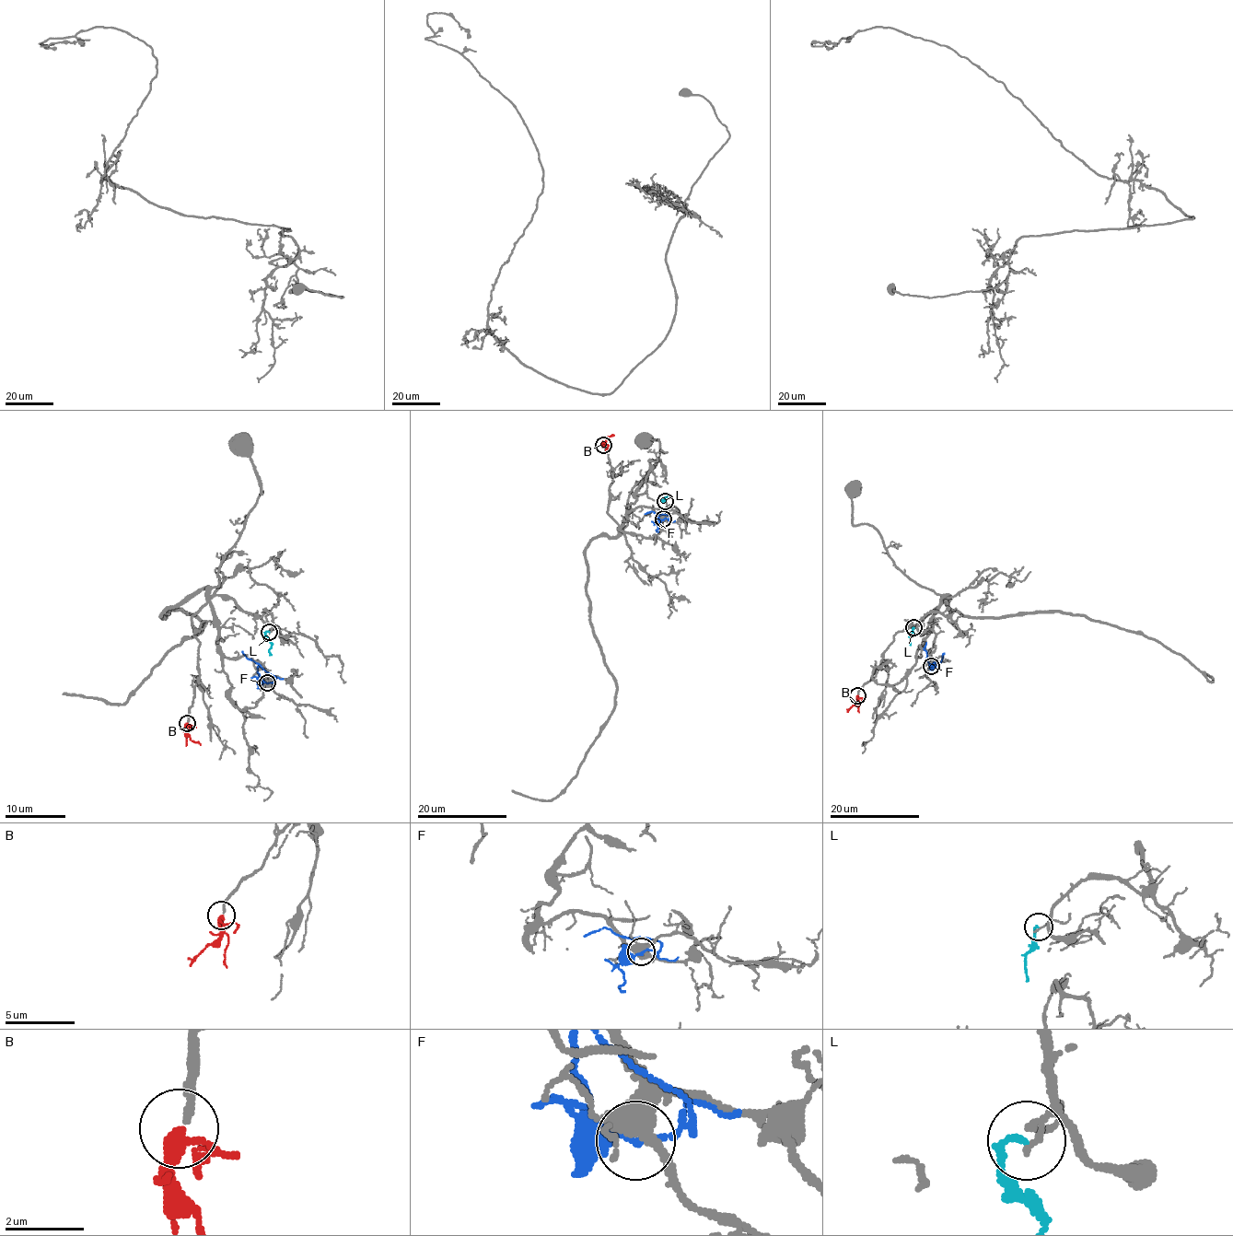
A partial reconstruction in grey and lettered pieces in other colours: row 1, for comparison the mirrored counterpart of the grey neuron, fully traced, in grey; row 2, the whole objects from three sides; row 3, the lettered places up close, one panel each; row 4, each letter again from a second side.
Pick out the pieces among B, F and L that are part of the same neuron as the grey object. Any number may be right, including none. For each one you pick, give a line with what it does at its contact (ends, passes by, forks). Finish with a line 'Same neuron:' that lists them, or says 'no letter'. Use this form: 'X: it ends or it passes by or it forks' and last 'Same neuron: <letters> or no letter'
B: it passes by
Same neuron: B

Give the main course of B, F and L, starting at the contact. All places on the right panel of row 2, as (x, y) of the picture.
B: (857, 695), (856, 703), (847, 711)
F: (932, 665), (924, 648), (925, 642)
L: (913, 627), (910, 646)

